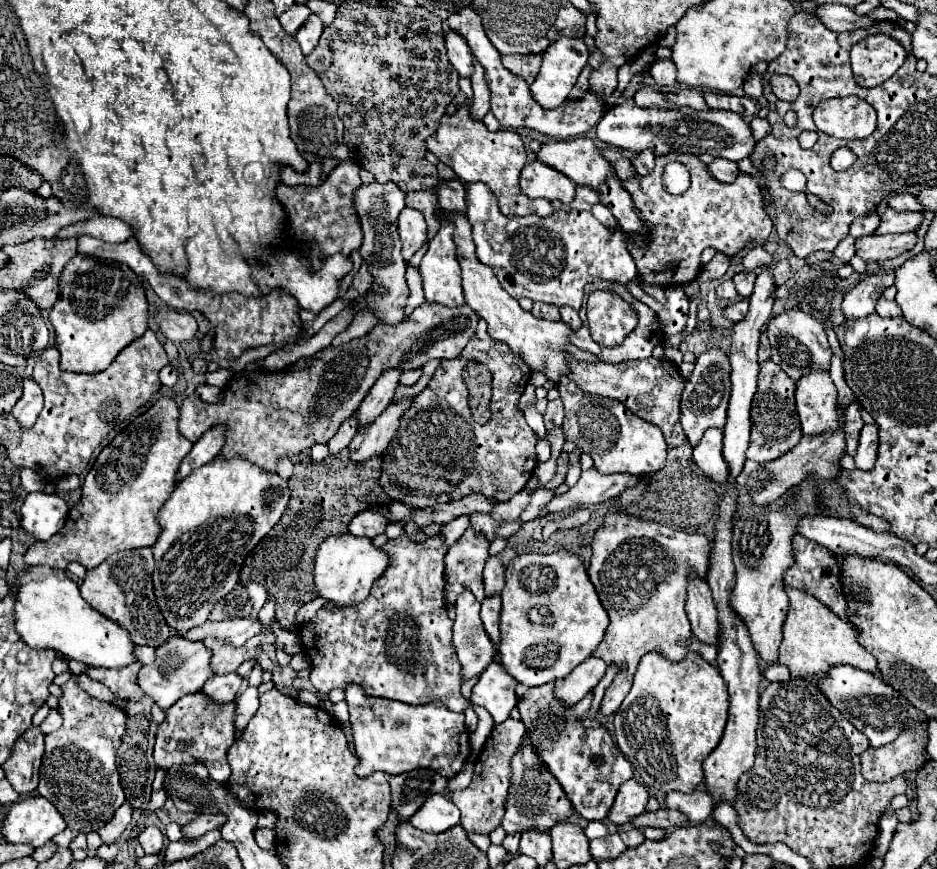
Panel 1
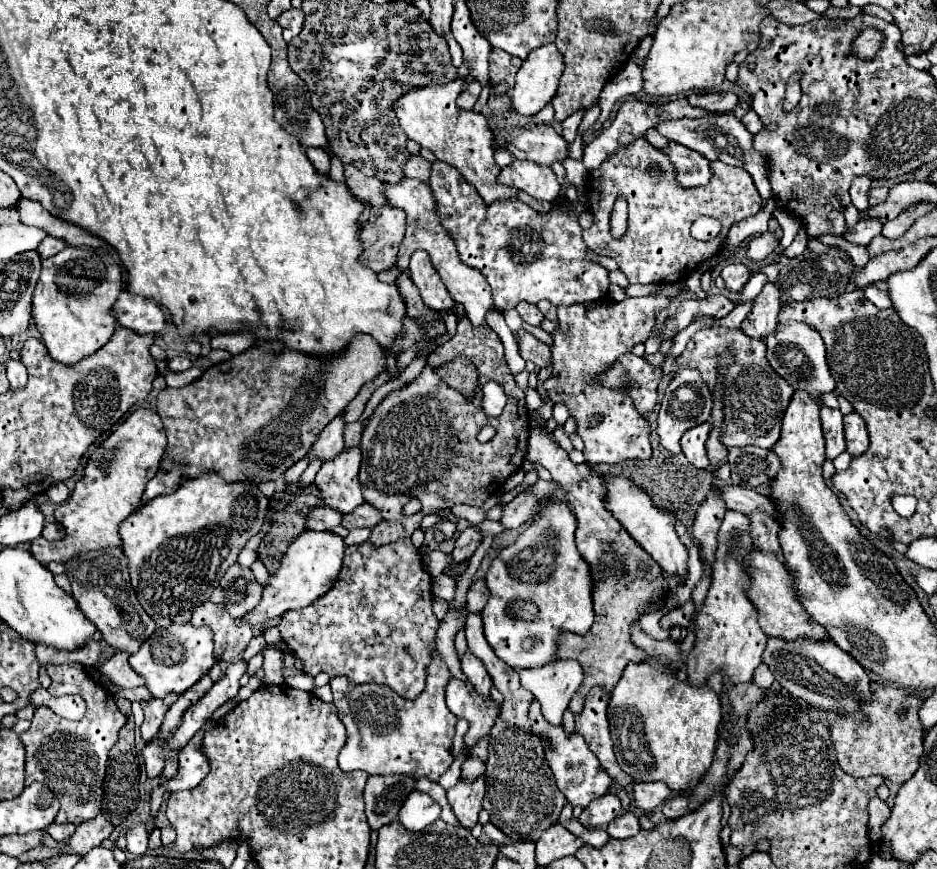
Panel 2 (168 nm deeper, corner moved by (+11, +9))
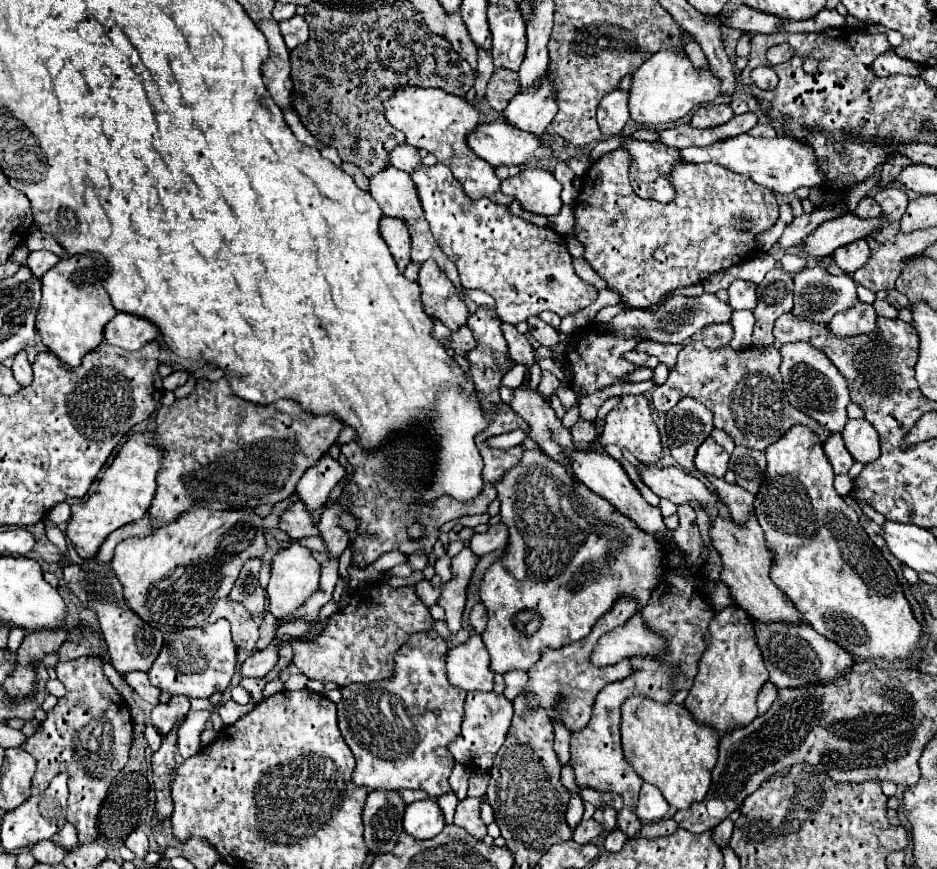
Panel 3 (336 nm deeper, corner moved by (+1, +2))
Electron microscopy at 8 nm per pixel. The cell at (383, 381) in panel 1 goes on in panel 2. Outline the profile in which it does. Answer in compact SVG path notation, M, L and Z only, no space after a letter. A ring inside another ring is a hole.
M335 417L325 429L323 433L317 437L317 441L313 443L313 447L307 451L305 459L309 463L313 461L329 461L329 459L335 459L341 451L343 451L343 425L345 421L339 417Z

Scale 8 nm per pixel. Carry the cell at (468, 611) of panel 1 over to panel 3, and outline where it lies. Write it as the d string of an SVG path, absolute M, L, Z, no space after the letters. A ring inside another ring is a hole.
M469 692L465 698L461 736L449 744L449 750L455 758L455 762L465 764L467 768L489 770L499 746L503 744L503 740L507 736L507 730L511 726L511 718L513 718L513 706L505 696L497 698L495 692L491 692L491 694Z

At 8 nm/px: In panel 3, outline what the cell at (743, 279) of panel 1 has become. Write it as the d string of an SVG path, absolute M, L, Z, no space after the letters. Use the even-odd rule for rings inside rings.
M735 280L729 286L729 304L733 310L749 308L753 310L757 306L757 294L755 294L755 284L749 280Z

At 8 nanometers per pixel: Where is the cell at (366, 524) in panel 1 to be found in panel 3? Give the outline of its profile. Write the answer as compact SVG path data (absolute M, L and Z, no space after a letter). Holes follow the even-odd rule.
M295 502L281 514L281 530L285 530L293 540L303 540L307 536L319 536L319 526L313 524L311 510L303 502Z

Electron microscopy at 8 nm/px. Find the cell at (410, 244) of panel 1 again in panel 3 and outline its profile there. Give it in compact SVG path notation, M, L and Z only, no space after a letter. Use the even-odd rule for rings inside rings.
M381 218L379 224L381 238L387 242L389 250L393 252L393 258L397 260L399 272L405 272L405 266L409 264L409 252L411 252L411 238L407 224L401 218Z

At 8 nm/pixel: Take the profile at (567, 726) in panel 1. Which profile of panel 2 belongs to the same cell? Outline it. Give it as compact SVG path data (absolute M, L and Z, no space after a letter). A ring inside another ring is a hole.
M533 701L531 705L531 711L529 711L529 719L531 719L531 725L533 725L533 731L535 733L543 733L547 739L549 739L549 751L547 751L547 759L549 759L549 767L557 779L557 787L565 793L567 801L575 807L575 805L581 805L581 807L587 807L593 799L601 797L607 793L609 785L611 785L611 777L605 773L605 769L601 767L601 763L597 761L597 757L593 755L593 751L589 751L585 739L577 733L573 733L571 737L567 737L563 733L563 727L553 727L551 723L545 721L545 717L541 715L541 709L539 705Z

